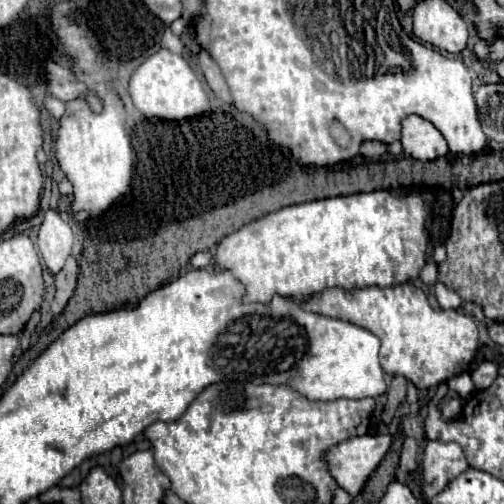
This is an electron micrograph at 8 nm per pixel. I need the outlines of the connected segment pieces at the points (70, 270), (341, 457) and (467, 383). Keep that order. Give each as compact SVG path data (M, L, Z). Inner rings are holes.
M68 257L66 265L56 273L56 297L52 303L52 313L58 315L66 307L68 299L72 297L76 289L76 277L78 277L78 263L74 257Z
M364 435L336 443L324 453L328 473L346 493L358 495L370 473L390 449L390 443L390 435Z
M464 373L464 375L458 375L458 377L454 377L454 379L450 379L450 381L446 381L448 383L448 387L452 389L452 391L456 391L460 397L468 397L472 391L474 391L474 383L470 381L470 375L468 373Z

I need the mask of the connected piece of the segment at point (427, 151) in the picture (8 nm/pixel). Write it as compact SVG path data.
M406 115L402 119L400 143L406 155L420 161L432 161L448 153L446 139L430 121L422 119L420 115Z

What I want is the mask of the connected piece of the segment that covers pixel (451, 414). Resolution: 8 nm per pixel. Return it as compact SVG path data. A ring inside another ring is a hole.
M453 398L446 402L442 408L441 413L444 419L456 419L458 415L462 412L462 407L464 406L465 401L463 399Z

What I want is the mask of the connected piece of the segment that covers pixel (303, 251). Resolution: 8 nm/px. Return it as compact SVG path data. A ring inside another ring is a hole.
M380 189L288 205L224 237L216 261L246 285L246 303L270 303L274 293L302 301L328 287L400 285L416 279L426 263L426 216L418 191L394 197Z

